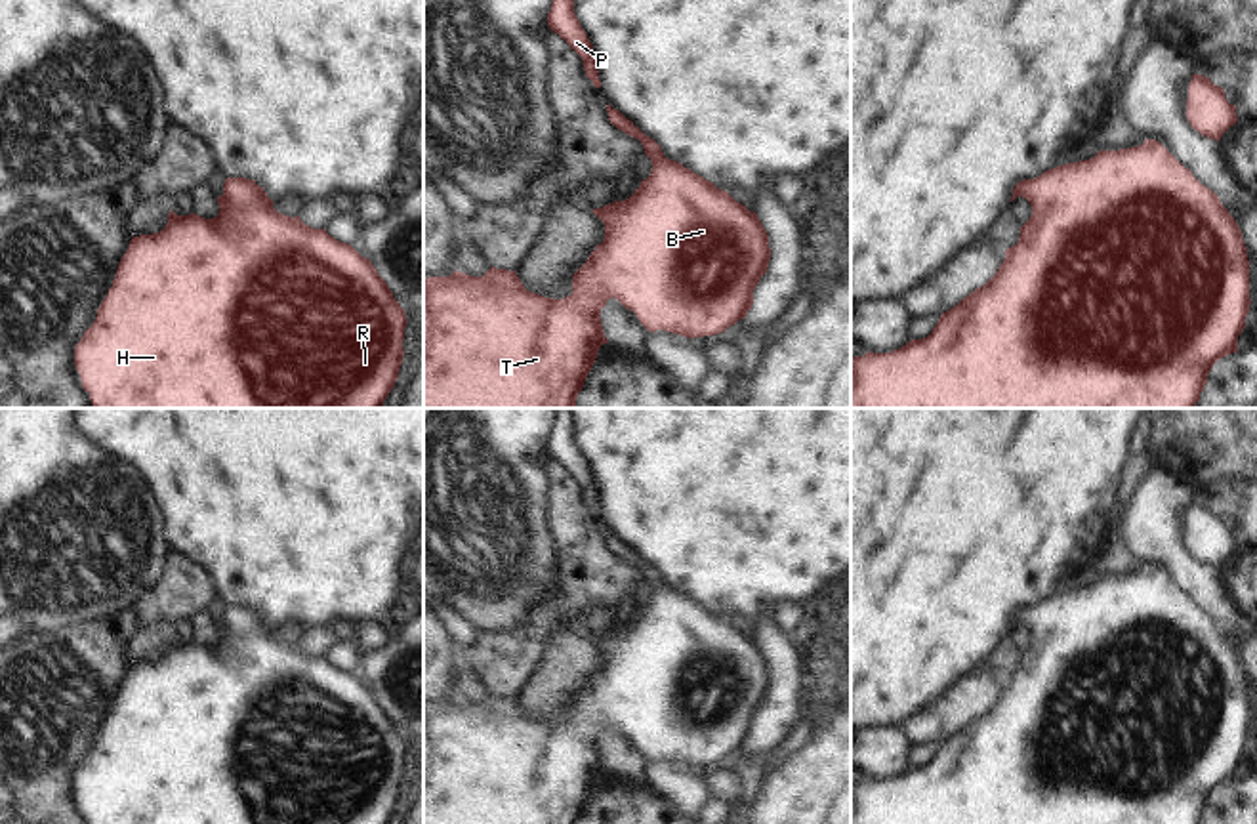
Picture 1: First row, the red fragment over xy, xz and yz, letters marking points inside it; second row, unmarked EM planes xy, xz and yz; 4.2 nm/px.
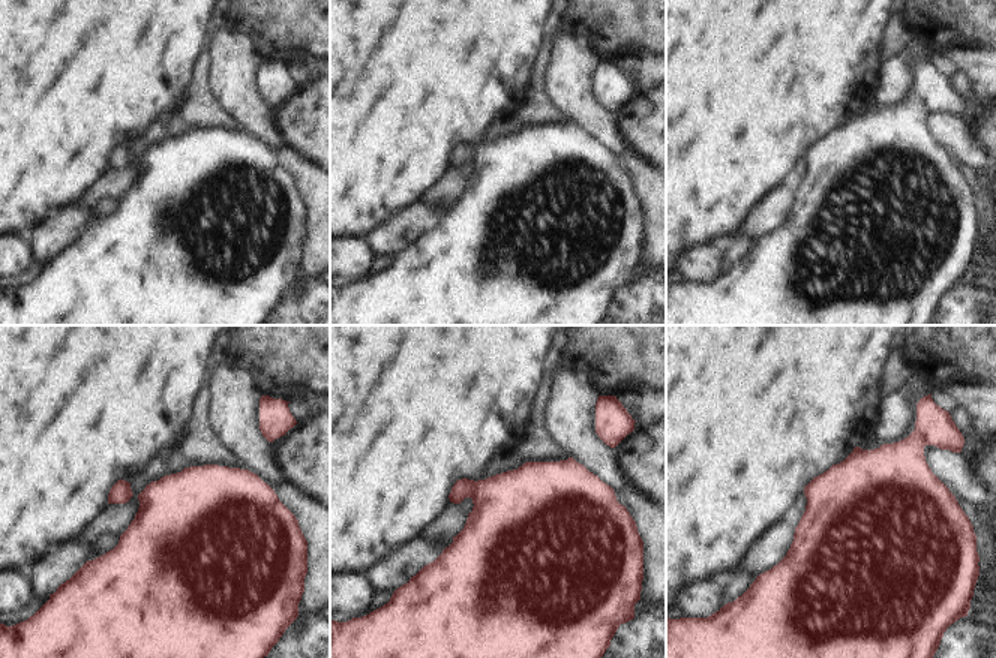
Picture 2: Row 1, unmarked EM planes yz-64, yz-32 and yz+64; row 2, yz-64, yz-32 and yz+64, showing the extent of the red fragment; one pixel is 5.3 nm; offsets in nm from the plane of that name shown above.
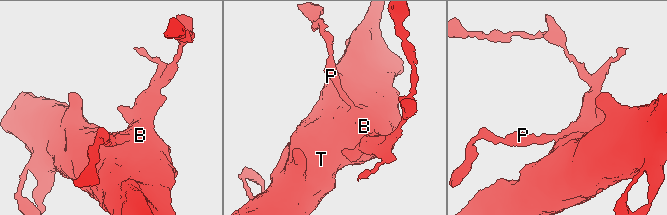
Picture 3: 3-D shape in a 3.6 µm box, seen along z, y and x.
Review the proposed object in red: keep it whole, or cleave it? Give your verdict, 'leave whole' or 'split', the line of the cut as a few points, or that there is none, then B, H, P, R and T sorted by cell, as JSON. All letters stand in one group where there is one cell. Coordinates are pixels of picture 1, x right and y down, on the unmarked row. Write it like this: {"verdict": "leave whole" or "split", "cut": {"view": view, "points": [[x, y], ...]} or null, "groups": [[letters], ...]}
{"verdict": "leave whole", "cut": null, "groups": [["B", "H", "P", "R", "T"]]}

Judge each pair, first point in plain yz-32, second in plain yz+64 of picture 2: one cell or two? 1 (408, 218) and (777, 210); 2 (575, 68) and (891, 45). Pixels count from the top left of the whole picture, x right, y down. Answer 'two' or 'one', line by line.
1: one
2: two

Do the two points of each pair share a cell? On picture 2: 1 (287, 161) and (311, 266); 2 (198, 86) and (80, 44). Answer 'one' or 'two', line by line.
1: one
2: two

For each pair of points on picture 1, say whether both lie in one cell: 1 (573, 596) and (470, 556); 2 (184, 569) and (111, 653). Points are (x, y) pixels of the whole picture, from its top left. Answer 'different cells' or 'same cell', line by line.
1: different cells
2: same cell

